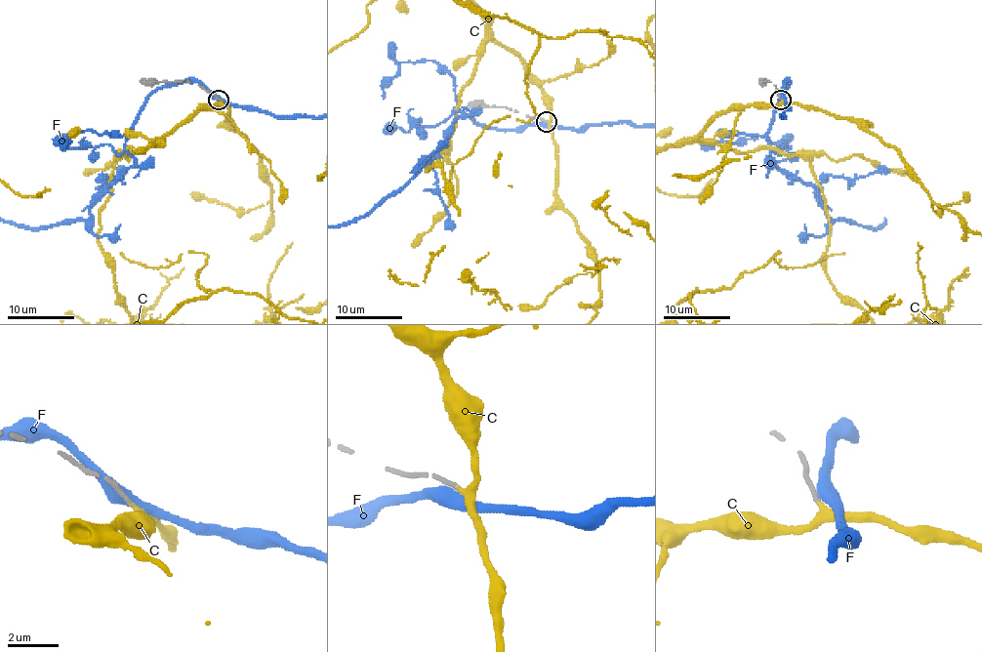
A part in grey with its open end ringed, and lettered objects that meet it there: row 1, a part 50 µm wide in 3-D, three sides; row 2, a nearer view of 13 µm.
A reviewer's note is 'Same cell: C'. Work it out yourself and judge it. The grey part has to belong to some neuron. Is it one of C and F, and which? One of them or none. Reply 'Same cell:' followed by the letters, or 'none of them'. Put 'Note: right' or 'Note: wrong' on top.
Note: right
Same cell: C

